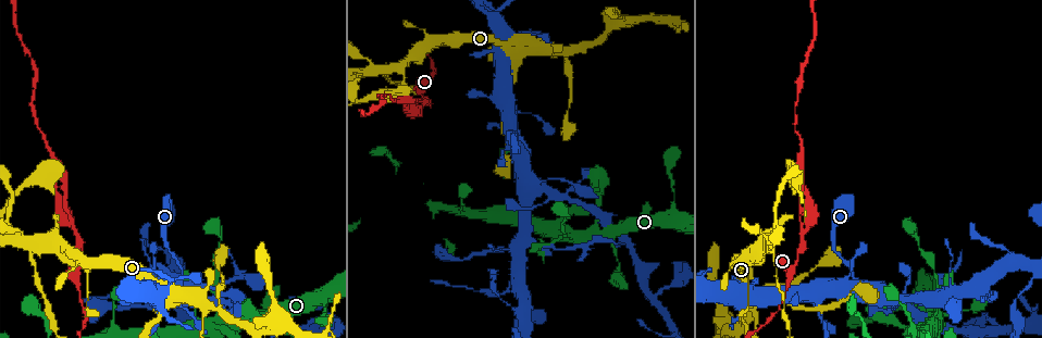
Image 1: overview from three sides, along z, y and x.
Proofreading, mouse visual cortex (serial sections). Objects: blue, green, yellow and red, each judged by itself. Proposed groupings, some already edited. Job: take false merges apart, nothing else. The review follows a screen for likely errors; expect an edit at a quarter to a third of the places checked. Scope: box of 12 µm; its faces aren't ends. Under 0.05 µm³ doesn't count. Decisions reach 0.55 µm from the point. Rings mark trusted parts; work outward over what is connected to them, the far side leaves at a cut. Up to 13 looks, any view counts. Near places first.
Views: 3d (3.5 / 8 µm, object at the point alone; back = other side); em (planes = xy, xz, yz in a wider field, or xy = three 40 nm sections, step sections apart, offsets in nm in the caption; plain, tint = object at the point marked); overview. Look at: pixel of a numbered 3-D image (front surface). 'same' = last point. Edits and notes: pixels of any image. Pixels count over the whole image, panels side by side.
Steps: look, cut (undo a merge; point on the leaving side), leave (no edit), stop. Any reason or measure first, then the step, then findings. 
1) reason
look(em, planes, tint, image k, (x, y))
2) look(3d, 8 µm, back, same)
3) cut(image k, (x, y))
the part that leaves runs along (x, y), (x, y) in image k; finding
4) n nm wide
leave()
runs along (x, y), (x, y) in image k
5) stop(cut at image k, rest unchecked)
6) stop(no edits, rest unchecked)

calibre changes
look(3d, 3.5 µm, image 1, (78, 290))

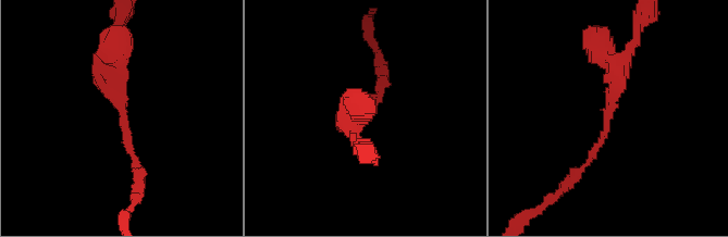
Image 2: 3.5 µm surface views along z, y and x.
leave()
all the same cell

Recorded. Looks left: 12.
two arms in line, one across
look(3d, 3.5 µm, image 1, (76, 234))

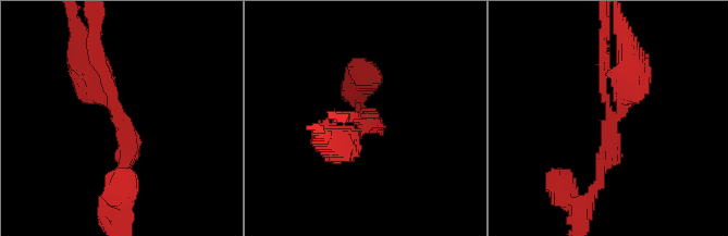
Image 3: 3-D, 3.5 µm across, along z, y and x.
3 arms; arms of 150, 150, 500 nm
look(em, xy, step 2, plain, image 3, (121, 118))

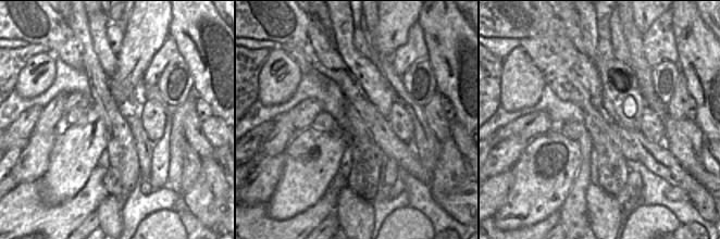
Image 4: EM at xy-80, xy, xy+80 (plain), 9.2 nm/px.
look(em, xy, step 2, tint, same)

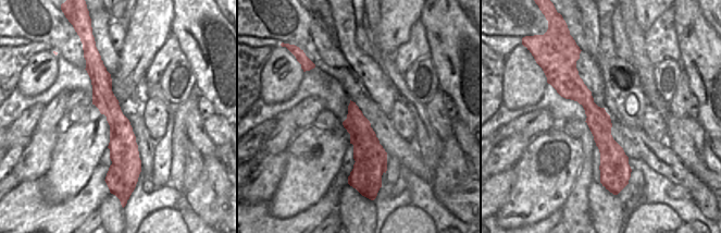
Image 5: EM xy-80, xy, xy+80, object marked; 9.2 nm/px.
cut(image 3, (645, 79))
border along (577, 99), (593, 100) in image 5; a second cell is stuck on

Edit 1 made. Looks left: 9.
see it whole again
look(overview)

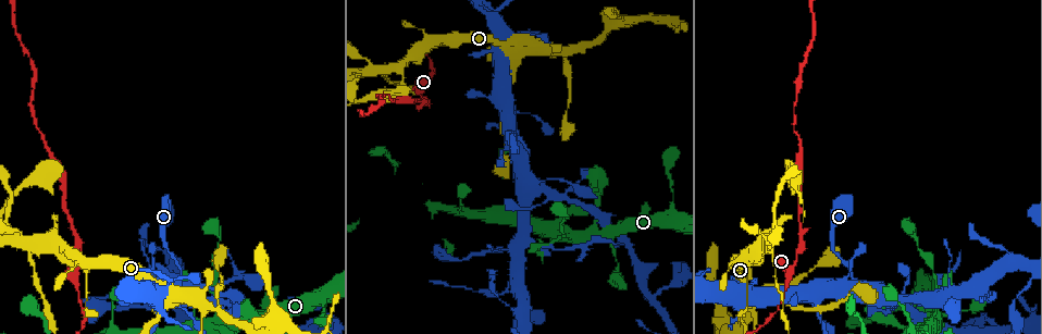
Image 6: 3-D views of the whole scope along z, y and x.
four arms meet
look(3d, 3.5 µm, image 6, (566, 50))

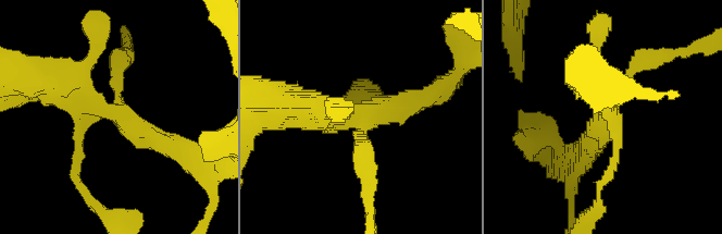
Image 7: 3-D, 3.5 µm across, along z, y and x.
4 arms; arms of 100, 200, 300, 450 nm
look(em, xy, step 2, tint, image 7, (117, 110))

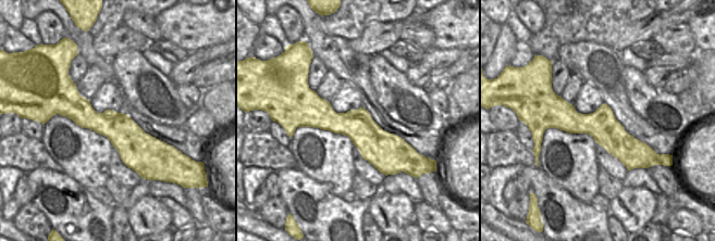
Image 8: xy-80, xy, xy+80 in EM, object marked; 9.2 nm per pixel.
leave()
continuous, no second cell

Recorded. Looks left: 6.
side arm on a straight run
look(3d, 3.5 µm, image 6, (213, 292))

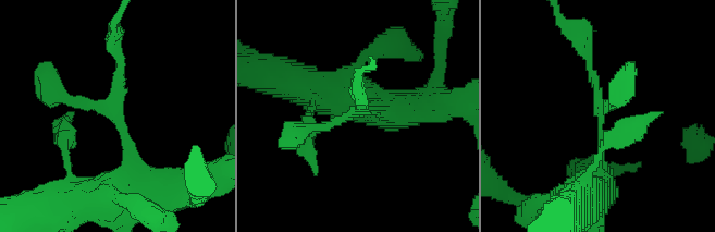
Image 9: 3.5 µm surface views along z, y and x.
3 arms; arms of 150, 150, 200 nm
look(em, xy, step 1, tint, image 9, (359, 113))

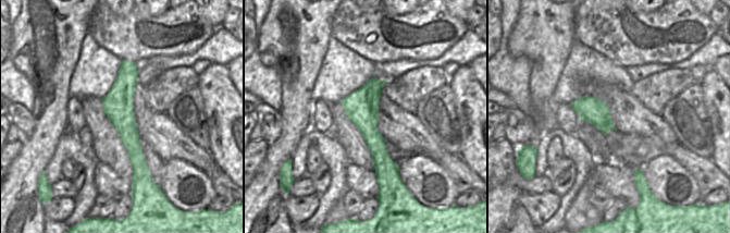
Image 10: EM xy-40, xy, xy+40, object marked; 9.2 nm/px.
leave()
runs along (142, 194), (132, 141), (115, 117), (115, 43) in image 9; all the same cell

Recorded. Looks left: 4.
stop(cut at image 3, rest unchecked)

